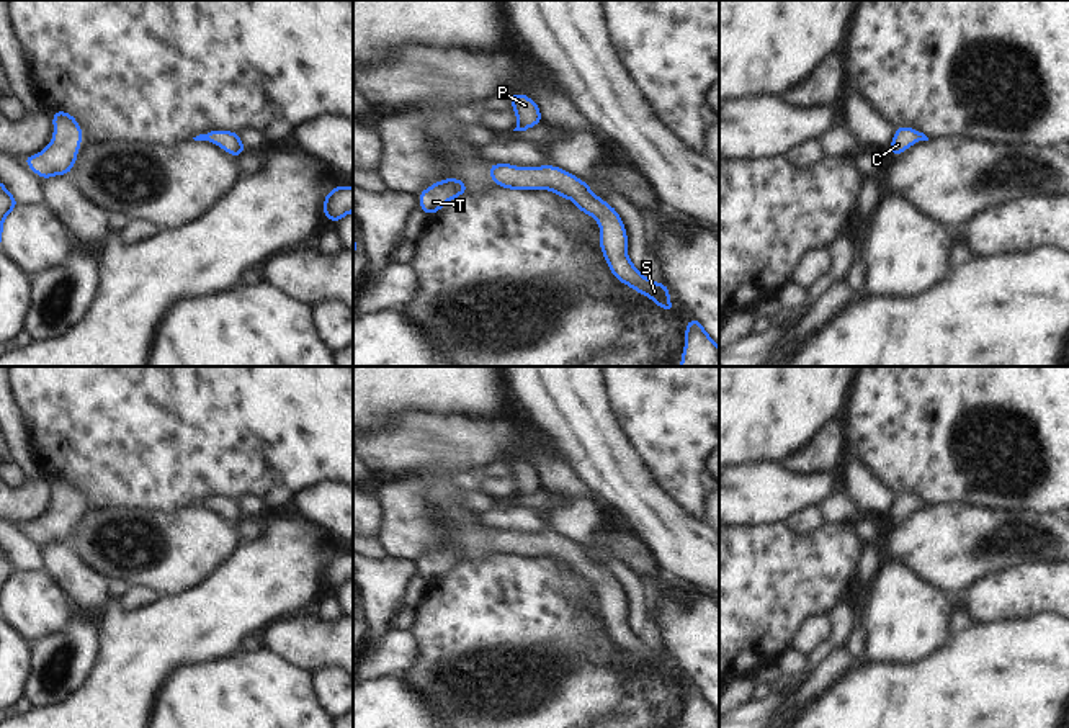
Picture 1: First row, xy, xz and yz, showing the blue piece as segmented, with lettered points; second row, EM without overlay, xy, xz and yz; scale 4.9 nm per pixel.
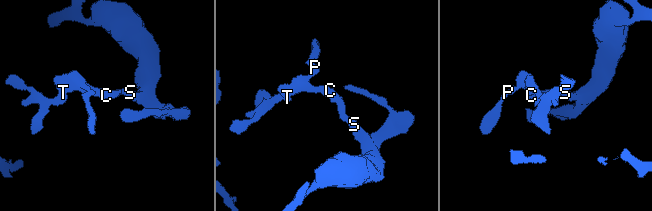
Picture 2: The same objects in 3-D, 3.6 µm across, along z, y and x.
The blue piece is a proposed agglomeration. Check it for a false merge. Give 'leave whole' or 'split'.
leave whole

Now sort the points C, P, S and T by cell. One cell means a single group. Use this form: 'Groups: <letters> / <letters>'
Groups: C P S T

